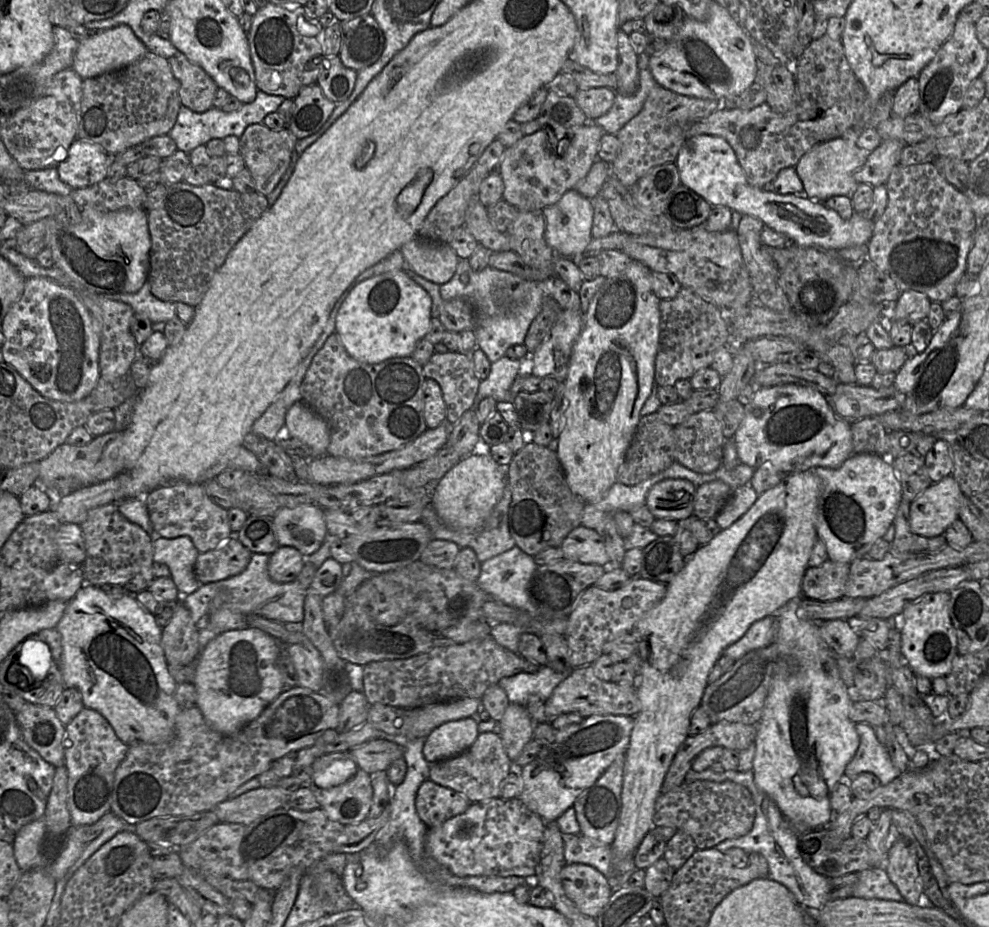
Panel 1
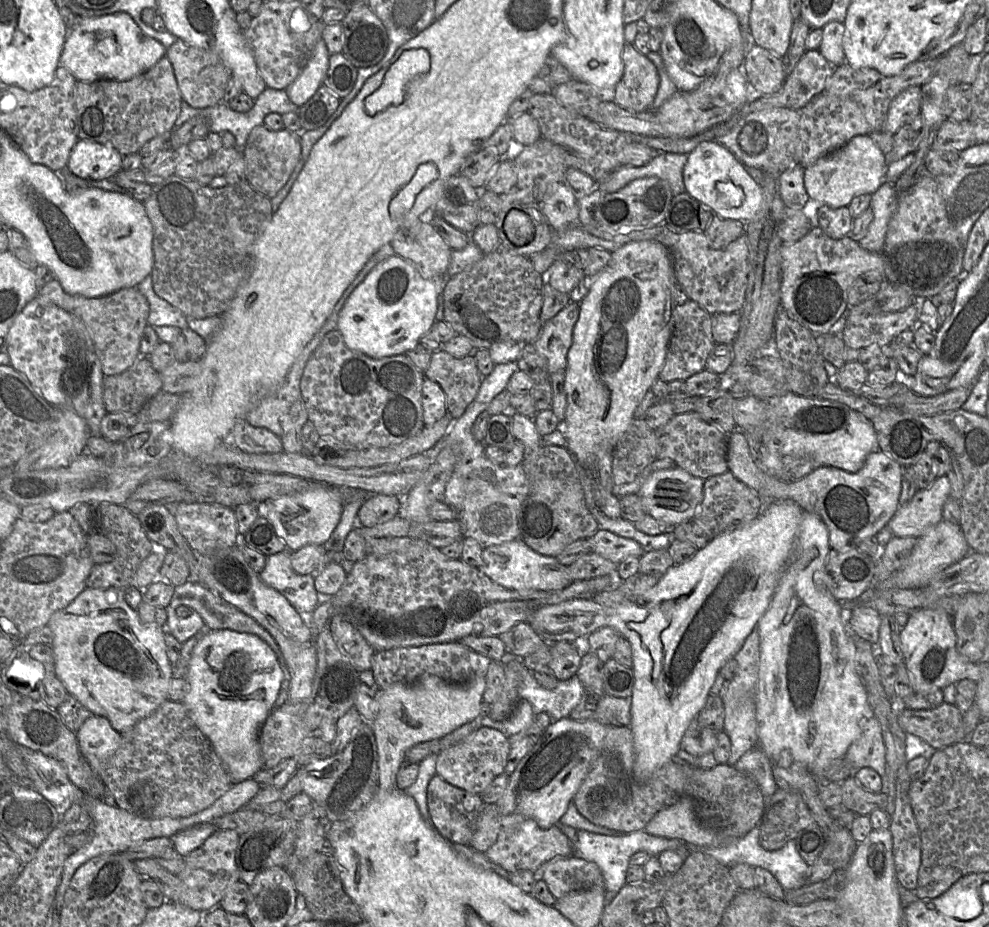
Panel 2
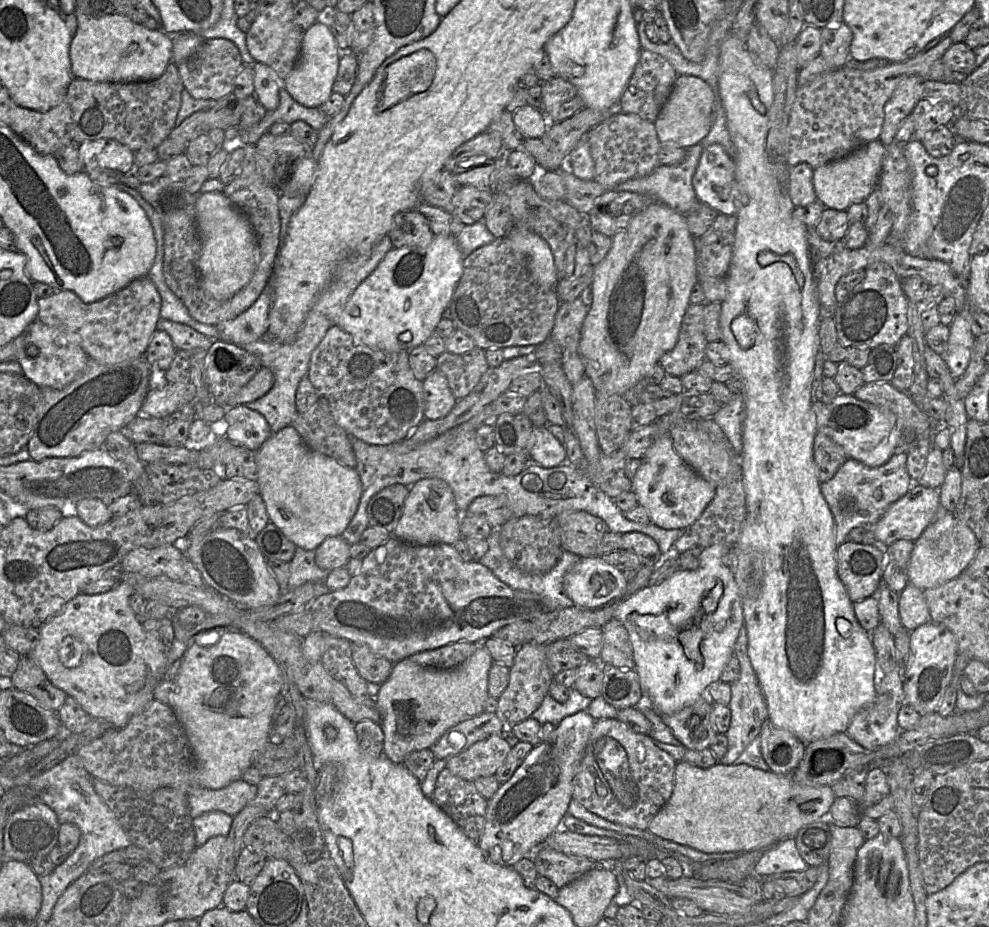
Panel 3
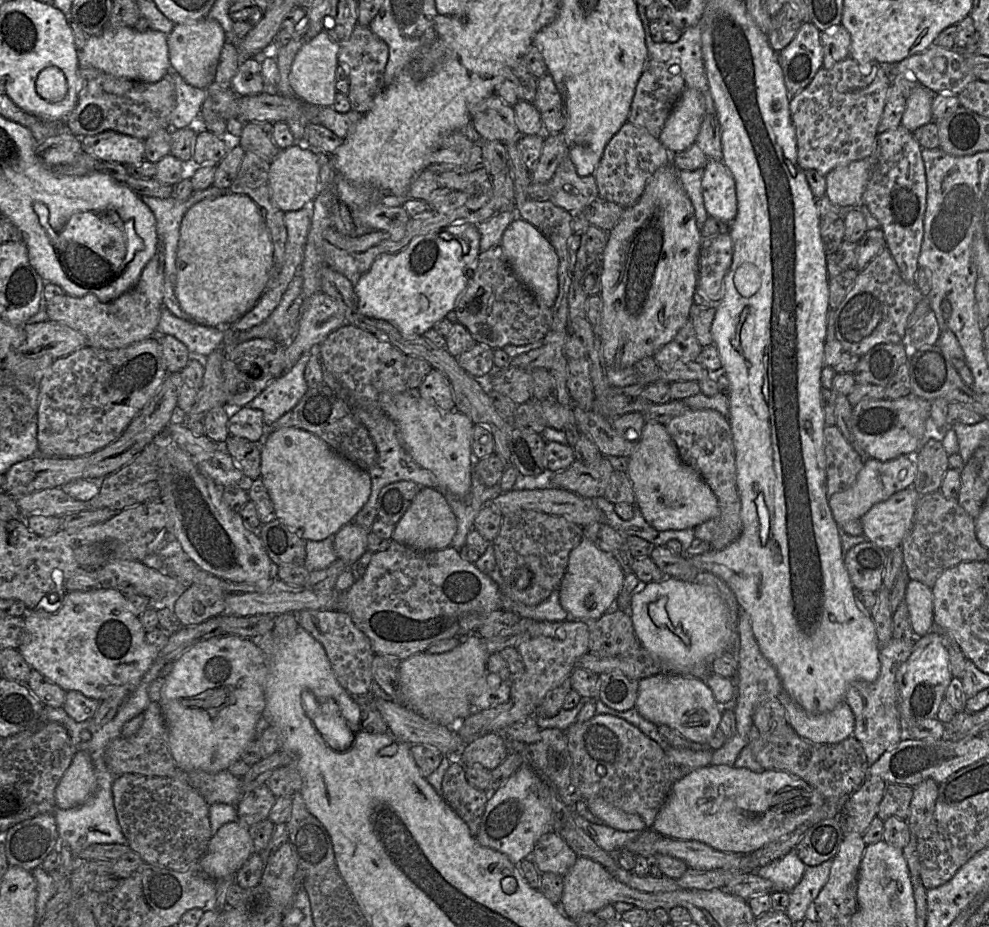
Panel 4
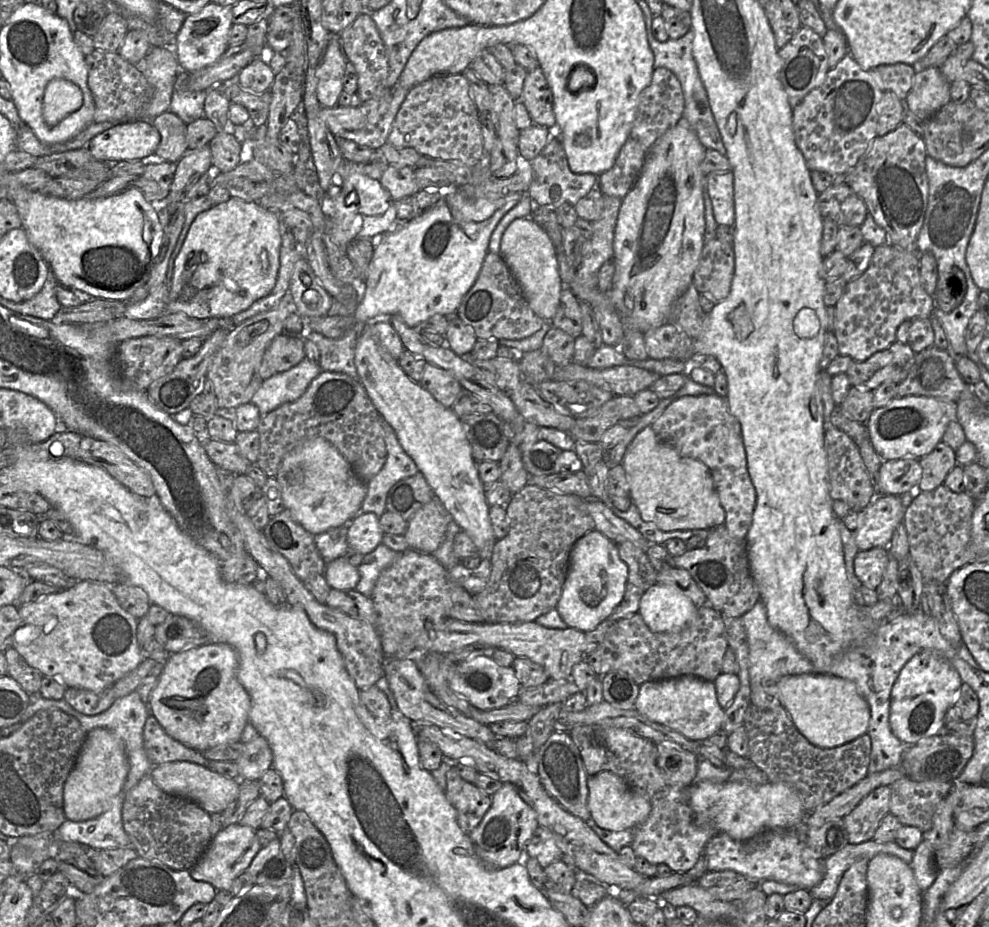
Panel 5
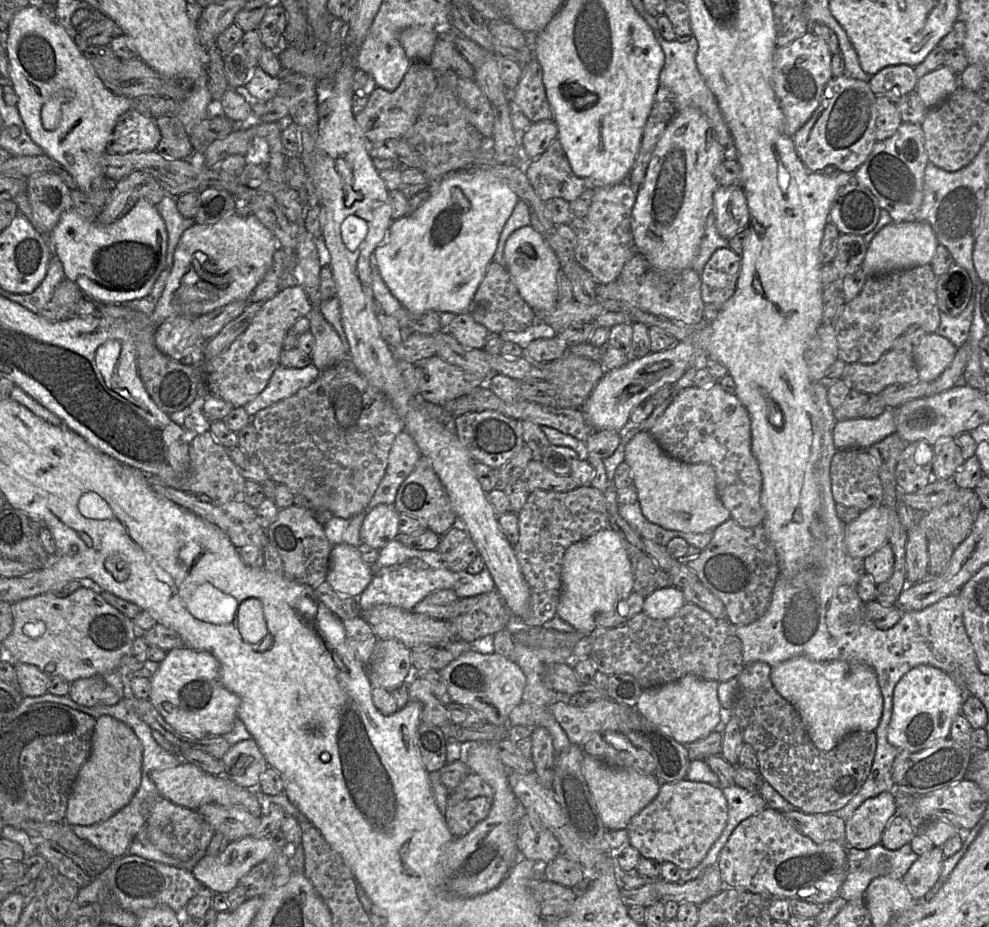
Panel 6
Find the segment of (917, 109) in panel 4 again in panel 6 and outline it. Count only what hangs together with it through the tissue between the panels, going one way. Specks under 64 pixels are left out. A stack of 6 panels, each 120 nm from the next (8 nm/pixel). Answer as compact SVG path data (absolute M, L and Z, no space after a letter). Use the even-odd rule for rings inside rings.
M944 65L919 78L915 91L930 109L946 100L958 86L959 76Z

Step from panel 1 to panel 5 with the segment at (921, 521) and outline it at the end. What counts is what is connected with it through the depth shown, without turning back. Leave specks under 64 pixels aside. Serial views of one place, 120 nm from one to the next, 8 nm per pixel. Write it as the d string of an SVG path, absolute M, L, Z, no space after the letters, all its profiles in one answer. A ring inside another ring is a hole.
M896 495L875 497L863 510L862 524L855 531L859 551L889 545L893 532L904 520L909 498Z

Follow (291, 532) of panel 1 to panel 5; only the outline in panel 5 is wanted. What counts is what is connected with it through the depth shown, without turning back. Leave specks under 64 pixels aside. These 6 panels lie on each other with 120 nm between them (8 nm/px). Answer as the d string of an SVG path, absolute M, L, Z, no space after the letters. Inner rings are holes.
M323 438L308 439L288 452L280 464L275 479L281 487L285 509L288 509L294 520L313 535L348 524L361 512L367 495L367 482L363 481L342 454Z

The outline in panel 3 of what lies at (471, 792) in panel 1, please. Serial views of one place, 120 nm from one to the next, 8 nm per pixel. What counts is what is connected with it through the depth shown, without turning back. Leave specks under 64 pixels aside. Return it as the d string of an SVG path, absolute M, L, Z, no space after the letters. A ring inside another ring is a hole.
M492 735L449 757L446 768L453 775L473 782L480 777L493 776L510 750L510 744L501 735Z

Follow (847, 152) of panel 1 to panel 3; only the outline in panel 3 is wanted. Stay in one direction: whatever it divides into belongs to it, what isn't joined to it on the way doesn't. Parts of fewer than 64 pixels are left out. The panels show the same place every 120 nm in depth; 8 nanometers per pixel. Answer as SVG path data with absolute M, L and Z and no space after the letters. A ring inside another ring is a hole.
M875 140L860 146L844 158L814 169L813 185L817 200L825 208L835 210L847 210L852 204L865 201L877 186L885 153L886 146L880 140Z

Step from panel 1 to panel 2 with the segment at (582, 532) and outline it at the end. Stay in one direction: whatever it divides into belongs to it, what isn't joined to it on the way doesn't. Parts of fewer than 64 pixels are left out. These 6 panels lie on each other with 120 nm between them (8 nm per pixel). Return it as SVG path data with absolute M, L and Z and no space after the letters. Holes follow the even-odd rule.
M601 528L590 539L593 552L616 564L629 556L640 558L645 552L637 541Z

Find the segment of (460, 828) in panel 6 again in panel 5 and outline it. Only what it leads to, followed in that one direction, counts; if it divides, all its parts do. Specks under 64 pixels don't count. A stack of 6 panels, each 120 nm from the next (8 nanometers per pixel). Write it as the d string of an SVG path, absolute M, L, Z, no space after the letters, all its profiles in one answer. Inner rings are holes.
M454 766L448 770L446 779L446 798L456 809L460 828L469 834L479 825L490 808L491 797L474 784L463 780Z

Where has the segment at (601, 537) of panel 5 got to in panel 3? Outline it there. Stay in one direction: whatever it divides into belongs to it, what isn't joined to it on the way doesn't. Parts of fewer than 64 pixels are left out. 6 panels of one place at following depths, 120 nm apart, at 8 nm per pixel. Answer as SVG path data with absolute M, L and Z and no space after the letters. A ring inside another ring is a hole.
M582 557L564 576L563 589L573 606L597 609L625 596L628 581L623 572L606 563L601 557Z

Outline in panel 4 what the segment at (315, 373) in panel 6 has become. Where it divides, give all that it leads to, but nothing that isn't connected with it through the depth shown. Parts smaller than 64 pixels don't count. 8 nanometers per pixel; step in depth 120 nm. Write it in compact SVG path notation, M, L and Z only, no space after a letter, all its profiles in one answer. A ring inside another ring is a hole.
M311 351L303 353L287 373L272 380L248 403L248 408L263 412L266 427L292 410L308 390L304 371L311 354Z

